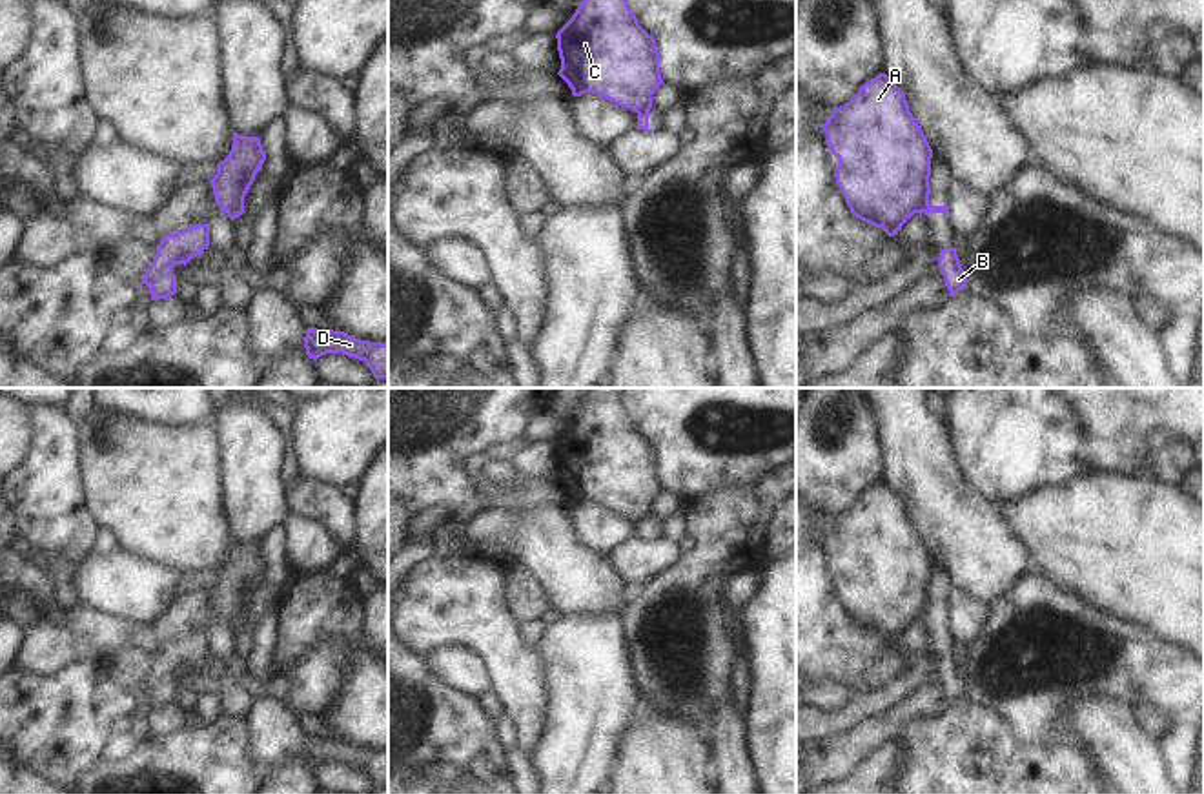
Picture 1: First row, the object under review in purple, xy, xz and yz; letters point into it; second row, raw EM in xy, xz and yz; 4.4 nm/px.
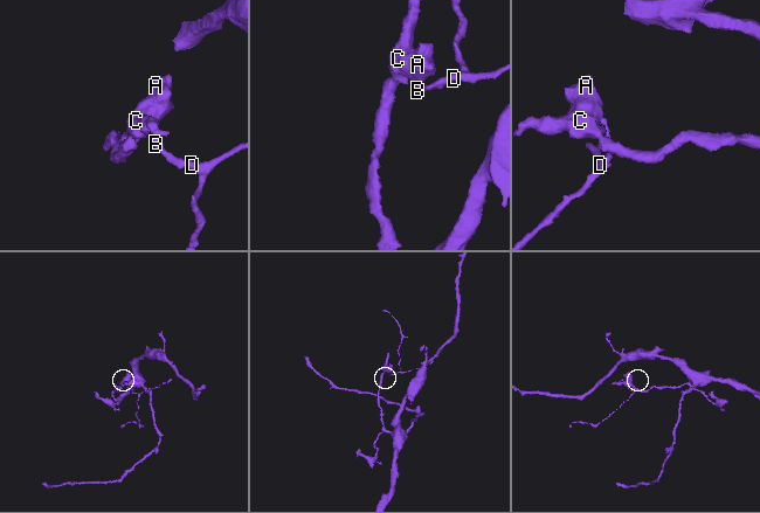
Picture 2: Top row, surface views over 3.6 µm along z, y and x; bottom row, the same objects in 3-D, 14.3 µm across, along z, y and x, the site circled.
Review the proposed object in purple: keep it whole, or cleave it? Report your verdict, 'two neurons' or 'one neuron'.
two neurons

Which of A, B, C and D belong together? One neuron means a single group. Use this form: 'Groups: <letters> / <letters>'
Groups: A C / B D

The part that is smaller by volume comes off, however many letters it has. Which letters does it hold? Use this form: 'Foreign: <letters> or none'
Foreign: B, D

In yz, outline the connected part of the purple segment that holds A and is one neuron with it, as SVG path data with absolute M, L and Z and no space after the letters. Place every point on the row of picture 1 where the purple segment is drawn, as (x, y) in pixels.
M885 73L865 82L818 126L827 133L827 148L840 160L836 184L852 217L894 237L914 213L923 213L931 195L933 149L909 111L905 93Z

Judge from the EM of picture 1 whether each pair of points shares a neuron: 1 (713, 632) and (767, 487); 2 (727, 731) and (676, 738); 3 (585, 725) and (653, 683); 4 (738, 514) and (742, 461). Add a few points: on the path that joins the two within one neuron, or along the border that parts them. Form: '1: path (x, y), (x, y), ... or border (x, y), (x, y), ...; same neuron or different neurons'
1: path (711, 596), (711, 561), (736, 523); same neuron
2: border (713, 747), (714, 765); different neurons
3: border (631, 649), (636, 667), (636, 687), (647, 705); different neurons
4: border (776, 467), (753, 485), (729, 487), (698, 499); different neurons

